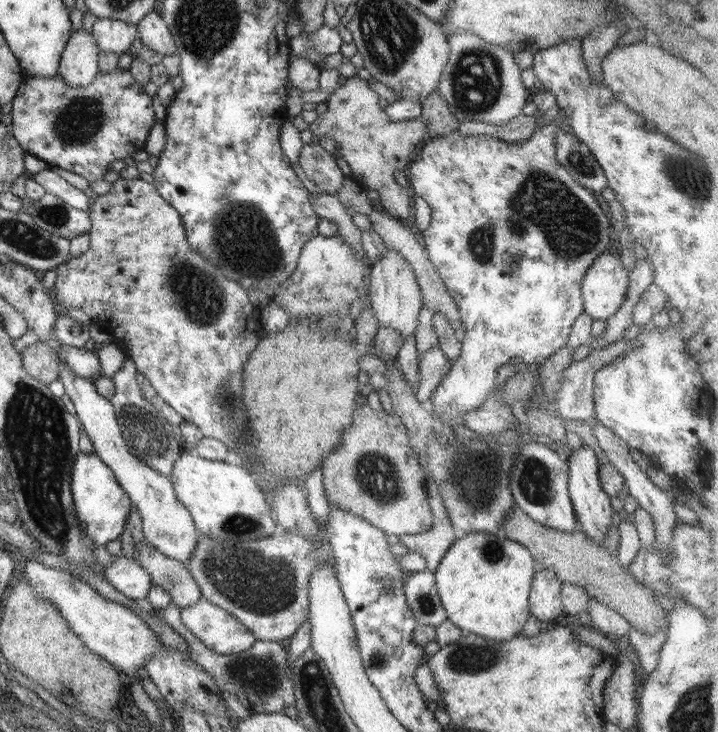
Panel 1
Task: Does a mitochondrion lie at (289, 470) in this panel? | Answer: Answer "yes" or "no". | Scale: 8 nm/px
no

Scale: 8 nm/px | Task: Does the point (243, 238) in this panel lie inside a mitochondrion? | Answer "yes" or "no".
yes

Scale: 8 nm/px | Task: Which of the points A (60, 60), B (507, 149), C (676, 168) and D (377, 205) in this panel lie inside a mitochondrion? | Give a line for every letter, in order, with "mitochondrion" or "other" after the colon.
A: other
B: other
C: mitochondrion
D: other

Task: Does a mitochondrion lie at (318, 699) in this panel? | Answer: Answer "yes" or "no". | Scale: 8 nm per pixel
yes

